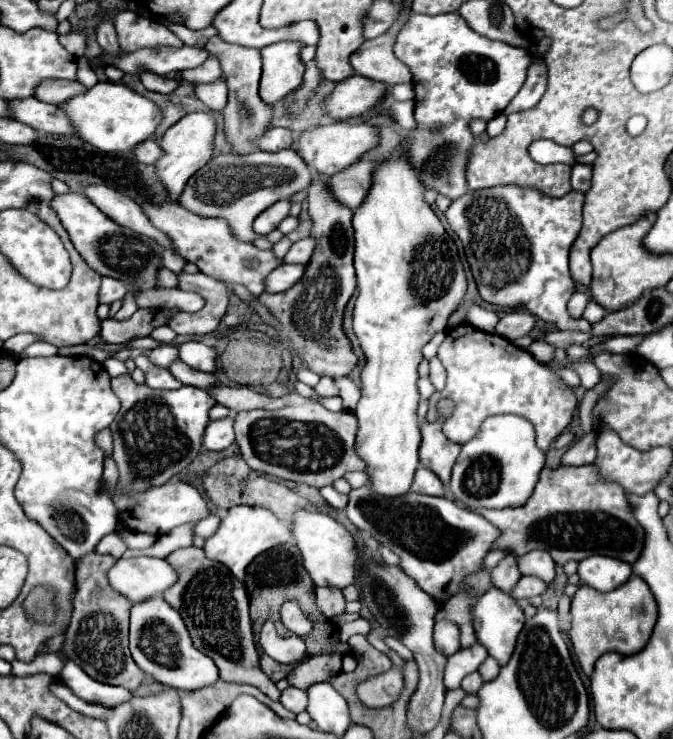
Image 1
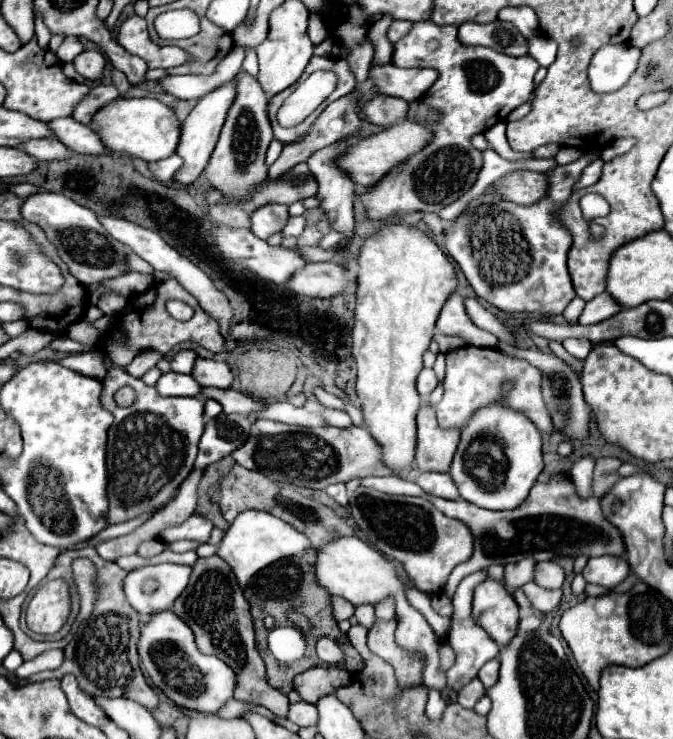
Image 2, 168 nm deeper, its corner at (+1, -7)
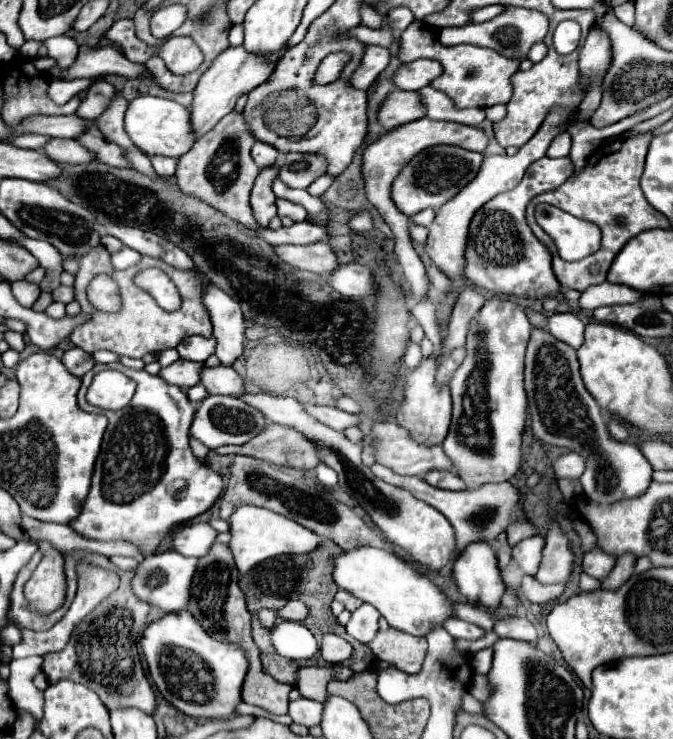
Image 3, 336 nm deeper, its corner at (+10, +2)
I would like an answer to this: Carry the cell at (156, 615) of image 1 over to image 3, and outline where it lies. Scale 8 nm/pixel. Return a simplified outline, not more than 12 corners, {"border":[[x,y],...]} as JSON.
{"border":[[190,611],[150,623],[152,681],[178,711],[236,713],[240,645],[206,635]]}

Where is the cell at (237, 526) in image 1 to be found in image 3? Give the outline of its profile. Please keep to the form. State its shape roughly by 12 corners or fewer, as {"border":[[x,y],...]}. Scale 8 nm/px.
{"border":[[242,505],[230,549],[242,575],[270,557],[322,543],[284,515]]}

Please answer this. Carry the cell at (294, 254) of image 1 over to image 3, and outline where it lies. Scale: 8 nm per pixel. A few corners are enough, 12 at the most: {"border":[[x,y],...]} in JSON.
{"border":[[367,211],[355,214],[348,222],[351,231],[373,228]]}

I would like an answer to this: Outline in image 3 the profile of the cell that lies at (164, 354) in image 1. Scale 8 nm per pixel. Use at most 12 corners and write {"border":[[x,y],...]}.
{"border":[[190,337],[178,345],[182,359],[204,363],[214,355],[216,339]]}

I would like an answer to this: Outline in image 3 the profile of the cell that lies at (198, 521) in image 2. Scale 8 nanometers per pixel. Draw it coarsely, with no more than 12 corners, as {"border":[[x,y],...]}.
{"border":[[190,521],[172,533],[184,557],[204,557],[218,531]]}

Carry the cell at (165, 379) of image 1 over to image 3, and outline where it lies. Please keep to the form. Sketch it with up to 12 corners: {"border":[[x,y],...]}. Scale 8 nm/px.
{"border":[[178,359],[160,371],[170,385],[200,383],[204,363]]}

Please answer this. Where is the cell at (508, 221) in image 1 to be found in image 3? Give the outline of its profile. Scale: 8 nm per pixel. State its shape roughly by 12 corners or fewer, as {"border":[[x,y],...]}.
{"border":[[542,157],[476,211],[466,277],[480,289],[546,299],[560,283],[526,205],[572,175]]}

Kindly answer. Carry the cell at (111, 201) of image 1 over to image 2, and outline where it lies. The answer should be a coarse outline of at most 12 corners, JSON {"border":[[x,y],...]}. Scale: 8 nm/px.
{"border":[[123,216],[99,222],[155,270],[169,272],[221,324],[231,304],[201,268],[157,232]]}

